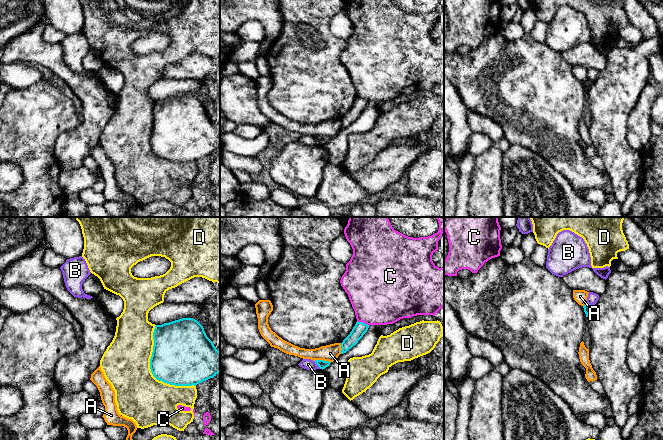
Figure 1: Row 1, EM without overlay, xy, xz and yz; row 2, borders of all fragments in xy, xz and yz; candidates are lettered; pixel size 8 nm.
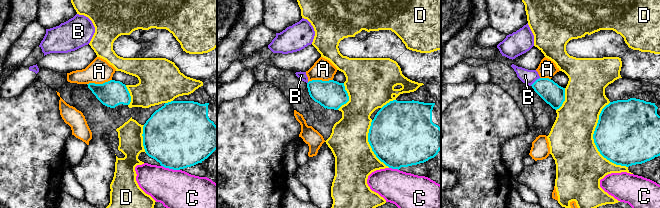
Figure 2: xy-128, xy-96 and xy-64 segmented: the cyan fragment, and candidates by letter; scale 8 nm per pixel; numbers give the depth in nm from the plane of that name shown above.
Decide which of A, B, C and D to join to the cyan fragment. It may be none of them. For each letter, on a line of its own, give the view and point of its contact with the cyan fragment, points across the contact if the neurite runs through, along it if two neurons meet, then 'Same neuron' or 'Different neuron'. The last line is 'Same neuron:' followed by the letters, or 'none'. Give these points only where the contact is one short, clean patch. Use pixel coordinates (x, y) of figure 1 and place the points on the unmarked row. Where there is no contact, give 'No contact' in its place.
A: Touches cyan at xz (322, 136). Different neuron
B: Touches cyan at xz (317, 140). Boundary: xz (314, 137), (320, 144). Different neuron
C: Touches cyan at xz (363, 99). Different neuron
D: Touches cyan at xy (151, 147). Different neuron
Same neuron: none

